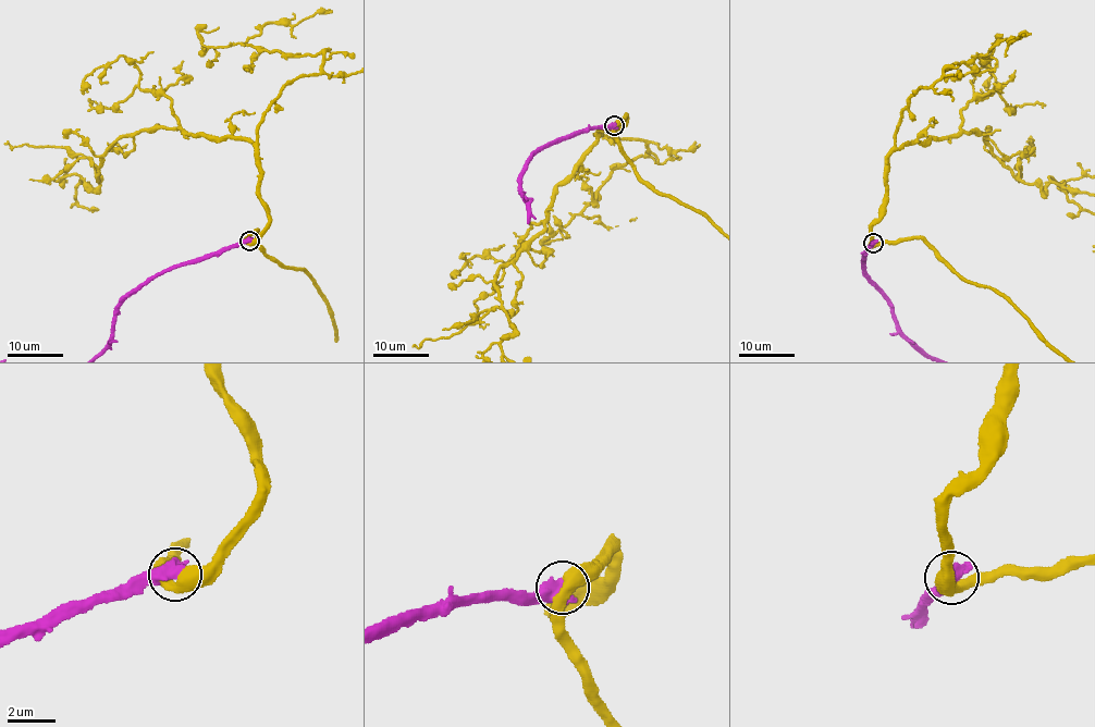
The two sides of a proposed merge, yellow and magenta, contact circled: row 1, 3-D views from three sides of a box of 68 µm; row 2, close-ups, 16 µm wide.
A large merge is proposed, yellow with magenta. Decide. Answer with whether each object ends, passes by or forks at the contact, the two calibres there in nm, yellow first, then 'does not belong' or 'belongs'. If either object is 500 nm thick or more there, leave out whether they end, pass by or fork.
calibres 500 and 440 nm; does not belong

